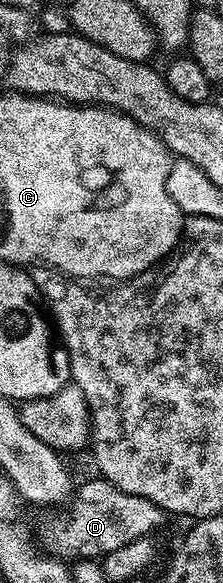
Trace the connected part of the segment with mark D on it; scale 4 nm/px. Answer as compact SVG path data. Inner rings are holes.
M94 479L74 489L71 516L55 516L44 526L42 547L50 555L67 562L80 558L102 558L135 539L157 533L162 526L165 513L162 508L149 502L149 498L129 494L108 480Z

